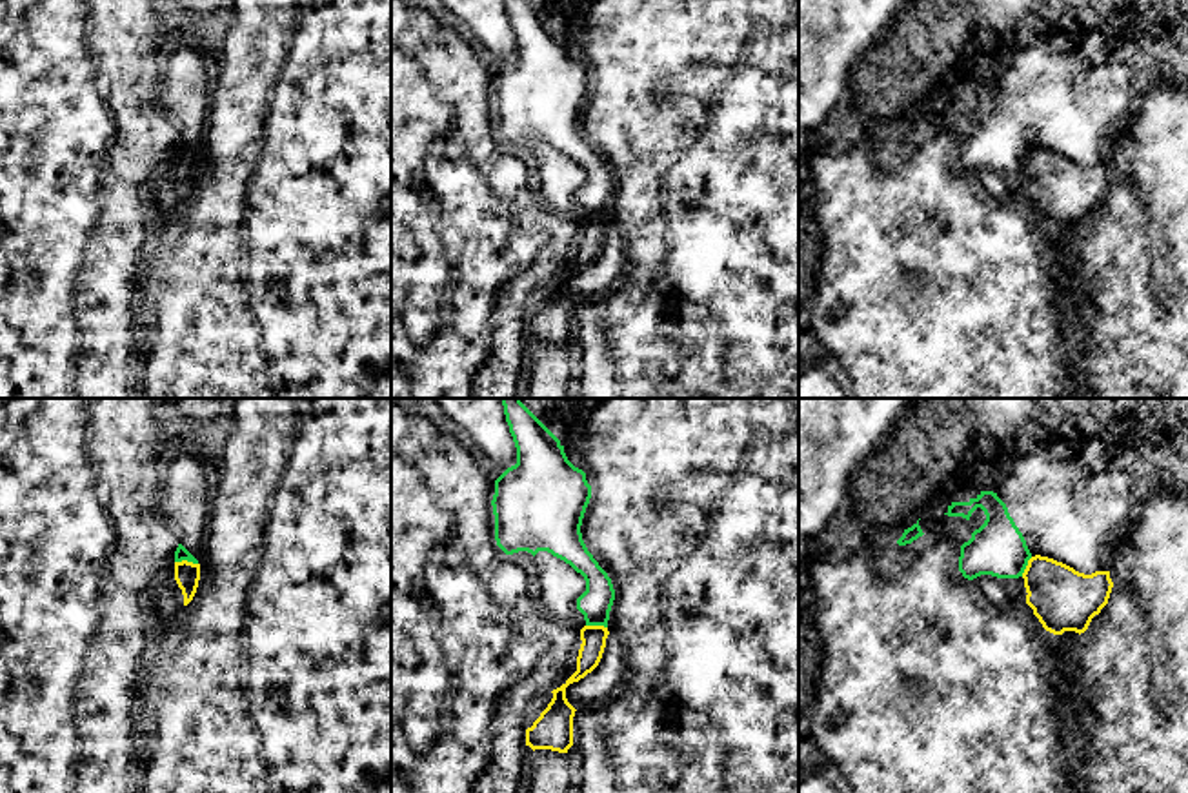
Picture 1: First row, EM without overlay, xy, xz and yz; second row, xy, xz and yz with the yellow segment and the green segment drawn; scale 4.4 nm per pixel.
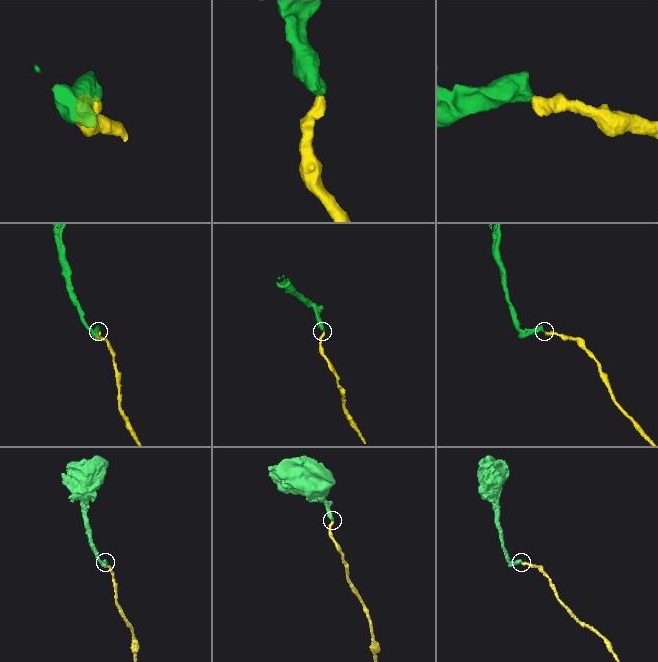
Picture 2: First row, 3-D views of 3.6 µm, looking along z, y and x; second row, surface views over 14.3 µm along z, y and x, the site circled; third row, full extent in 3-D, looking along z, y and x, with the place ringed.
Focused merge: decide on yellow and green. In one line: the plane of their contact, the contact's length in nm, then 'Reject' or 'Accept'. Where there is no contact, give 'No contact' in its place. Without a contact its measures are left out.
Touches yellow in xy. Shared border 110 nm. Reject

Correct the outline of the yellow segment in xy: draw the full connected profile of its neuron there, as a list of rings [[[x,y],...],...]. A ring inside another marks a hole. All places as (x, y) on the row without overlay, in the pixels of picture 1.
[[[175,155],[169,167],[153,180],[151,196],[164,215],[176,213],[193,193],[200,173],[200,156]]]

